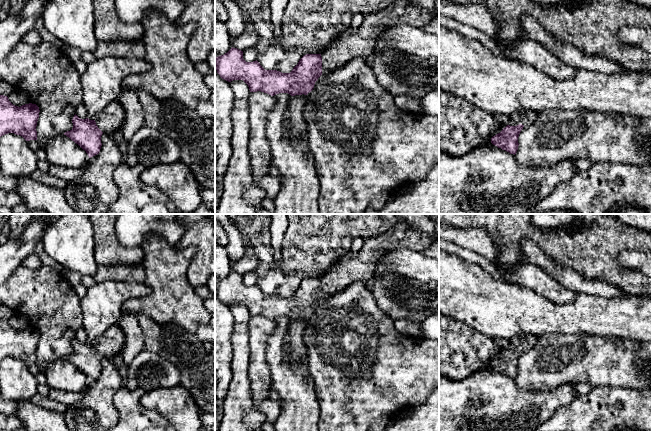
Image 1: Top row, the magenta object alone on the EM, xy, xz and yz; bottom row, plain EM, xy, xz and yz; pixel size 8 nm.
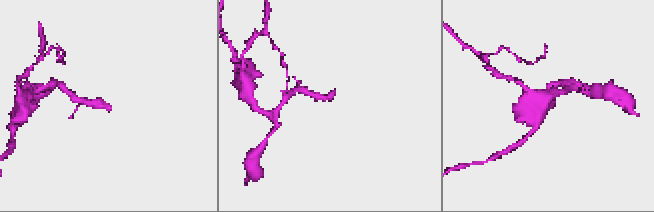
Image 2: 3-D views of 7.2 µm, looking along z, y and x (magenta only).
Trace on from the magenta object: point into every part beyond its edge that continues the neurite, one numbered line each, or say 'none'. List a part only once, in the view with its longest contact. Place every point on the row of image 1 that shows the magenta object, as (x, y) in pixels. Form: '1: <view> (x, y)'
1: yz (525, 117)

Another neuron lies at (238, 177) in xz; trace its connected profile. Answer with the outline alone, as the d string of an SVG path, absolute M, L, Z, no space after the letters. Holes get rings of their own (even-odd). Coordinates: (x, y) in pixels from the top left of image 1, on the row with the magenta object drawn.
M243 80L229 83L234 94L230 113L232 154L223 177L223 192L215 214L257 214L245 199L245 190L257 185L251 173L248 154L248 98L251 92Z

